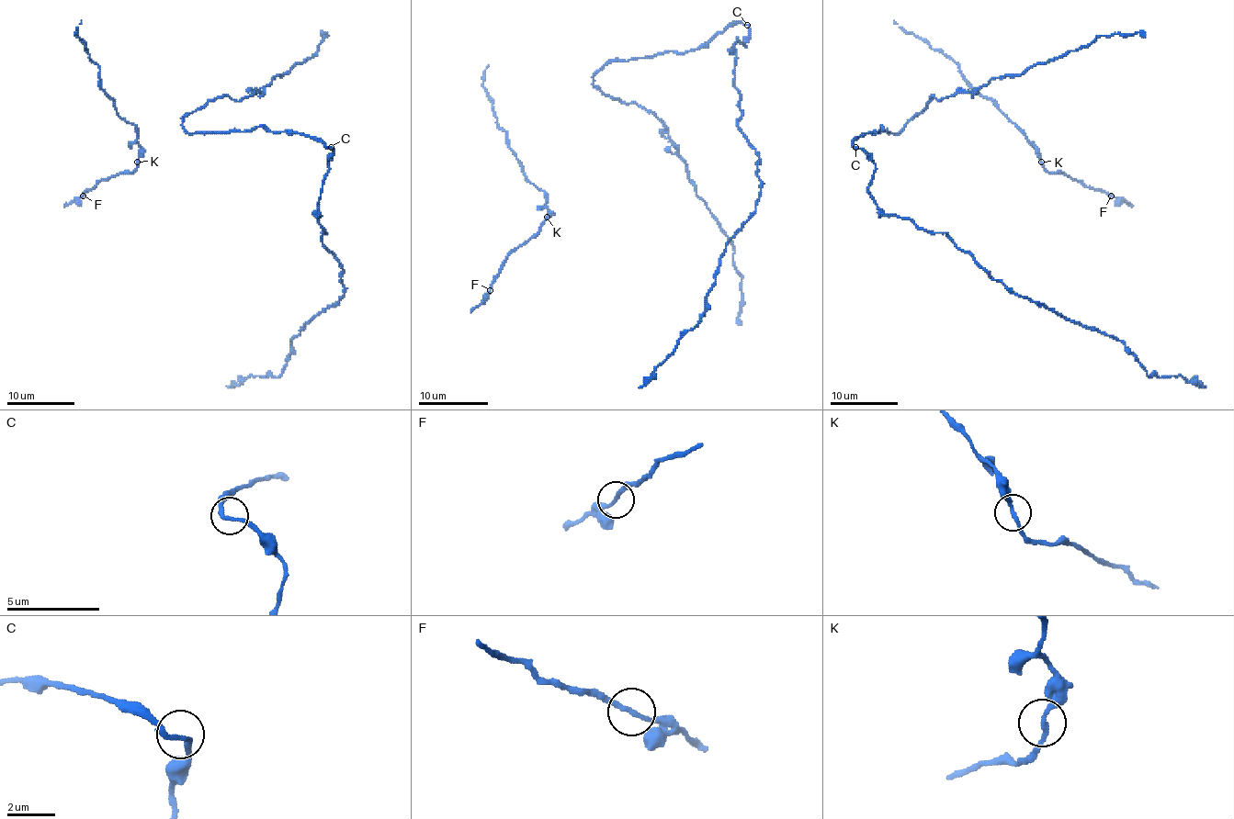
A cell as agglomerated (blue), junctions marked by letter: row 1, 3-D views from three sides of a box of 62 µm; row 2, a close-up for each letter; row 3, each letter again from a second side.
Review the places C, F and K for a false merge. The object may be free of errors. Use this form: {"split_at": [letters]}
{"split_at": []}

